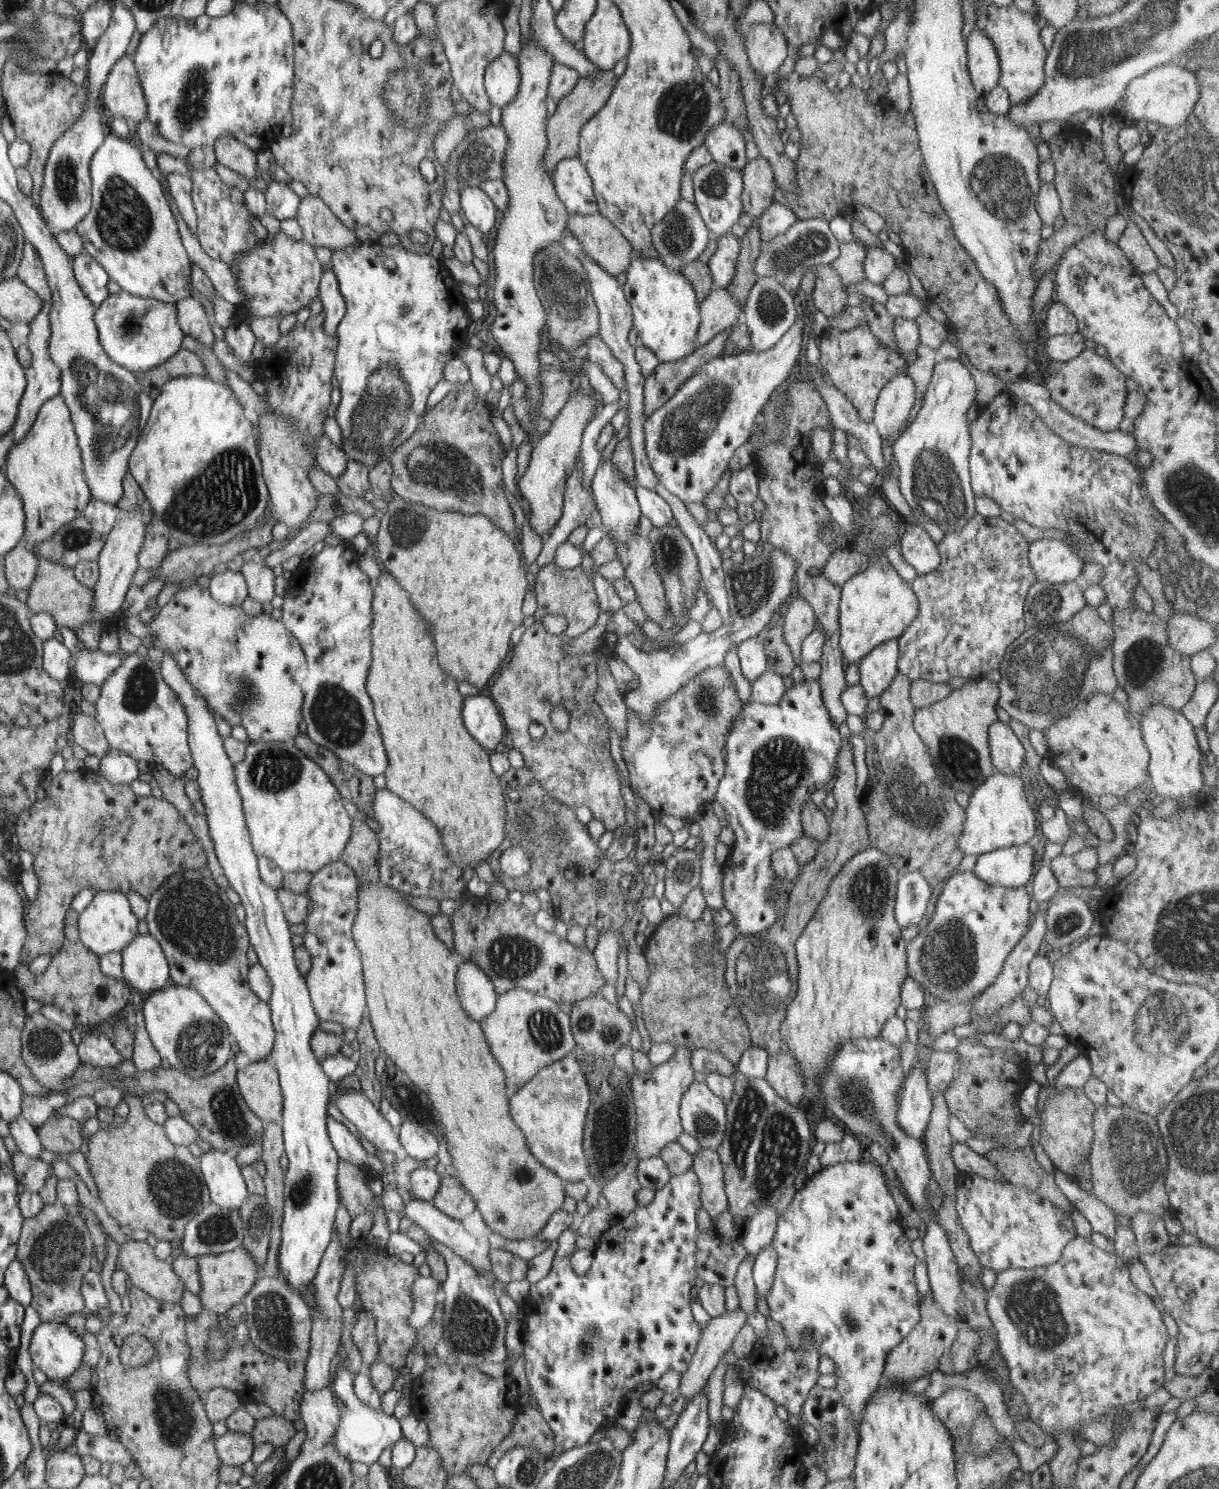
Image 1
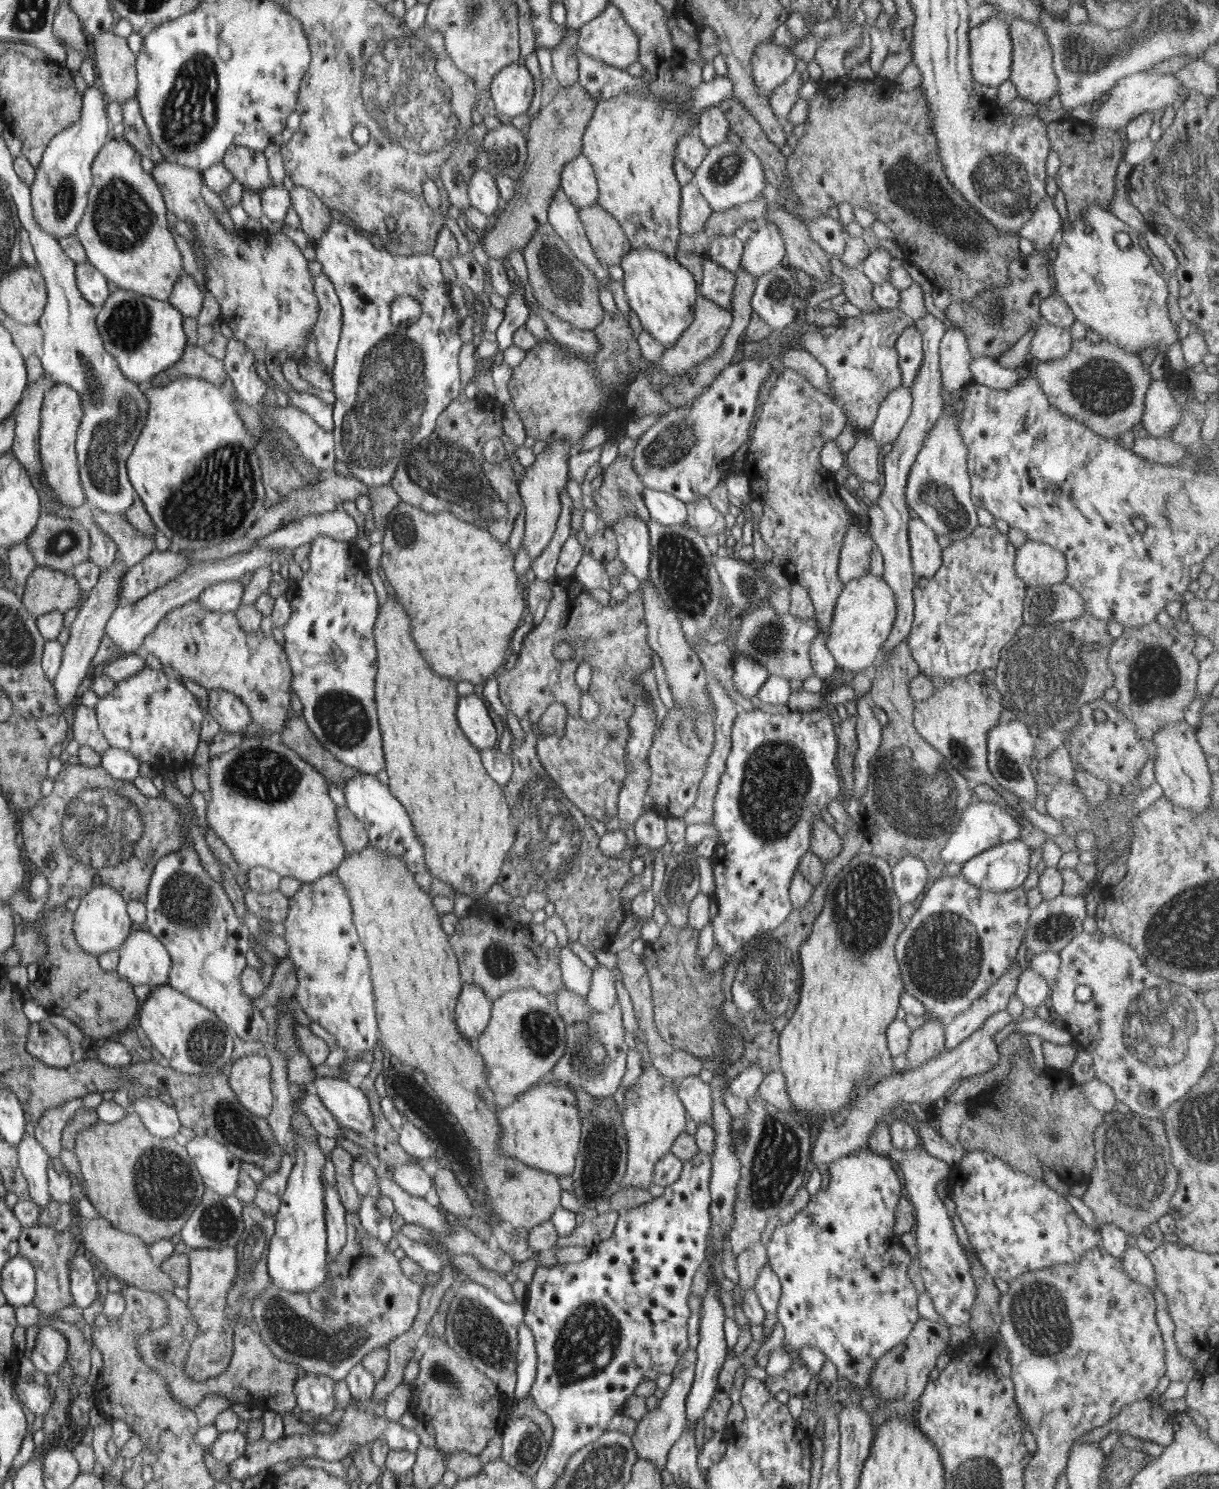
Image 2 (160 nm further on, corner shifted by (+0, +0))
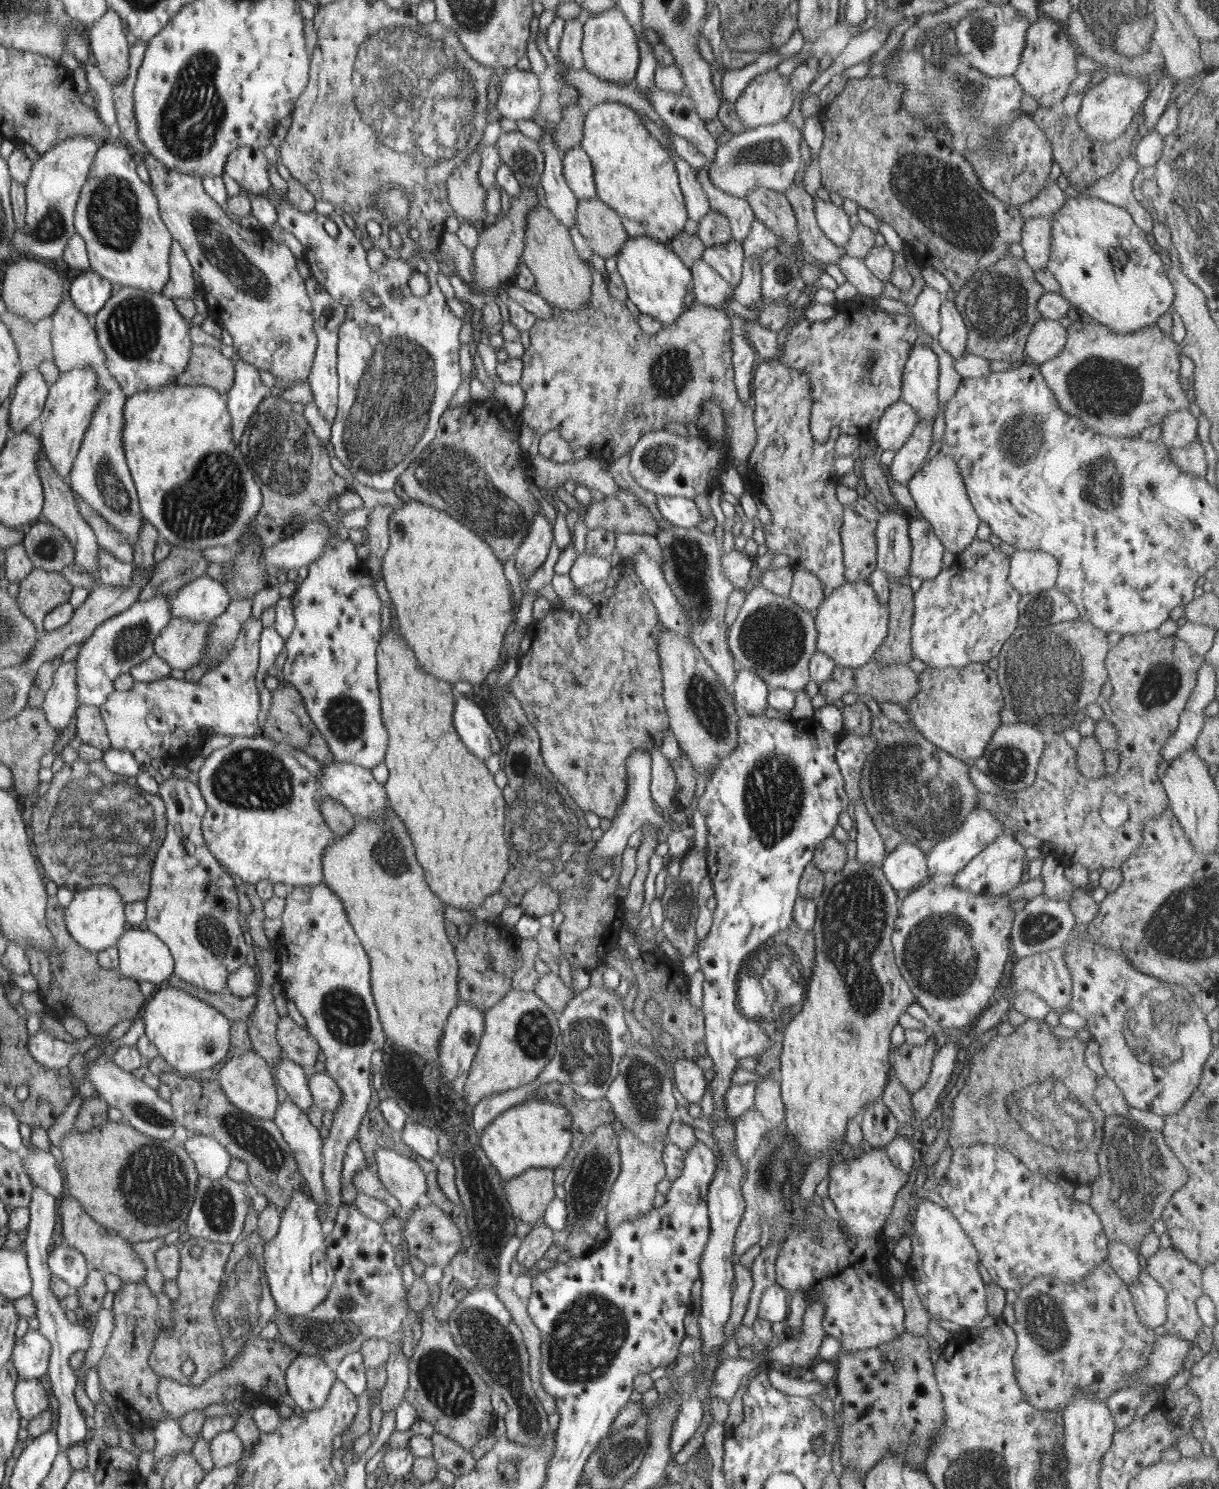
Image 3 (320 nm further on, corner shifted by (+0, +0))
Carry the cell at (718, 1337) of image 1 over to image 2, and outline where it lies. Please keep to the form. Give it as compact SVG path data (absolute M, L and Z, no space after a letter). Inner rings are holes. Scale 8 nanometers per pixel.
M693 1351L682 1354L682 1358L671 1373L673 1380L663 1398L657 1402L657 1408L648 1410L638 1423L635 1434L630 1437L639 1458L653 1462L657 1468L665 1468L669 1450L686 1430L687 1398L694 1380L697 1358L696 1352Z

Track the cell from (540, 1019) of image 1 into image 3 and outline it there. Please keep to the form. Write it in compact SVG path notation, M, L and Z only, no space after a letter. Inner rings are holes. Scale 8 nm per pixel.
M512 991L484 1015L486 1030L464 1084L463 1098L469 1109L484 1096L515 1090L536 1081L557 1051L561 1036L558 1014L538 998L535 991Z

